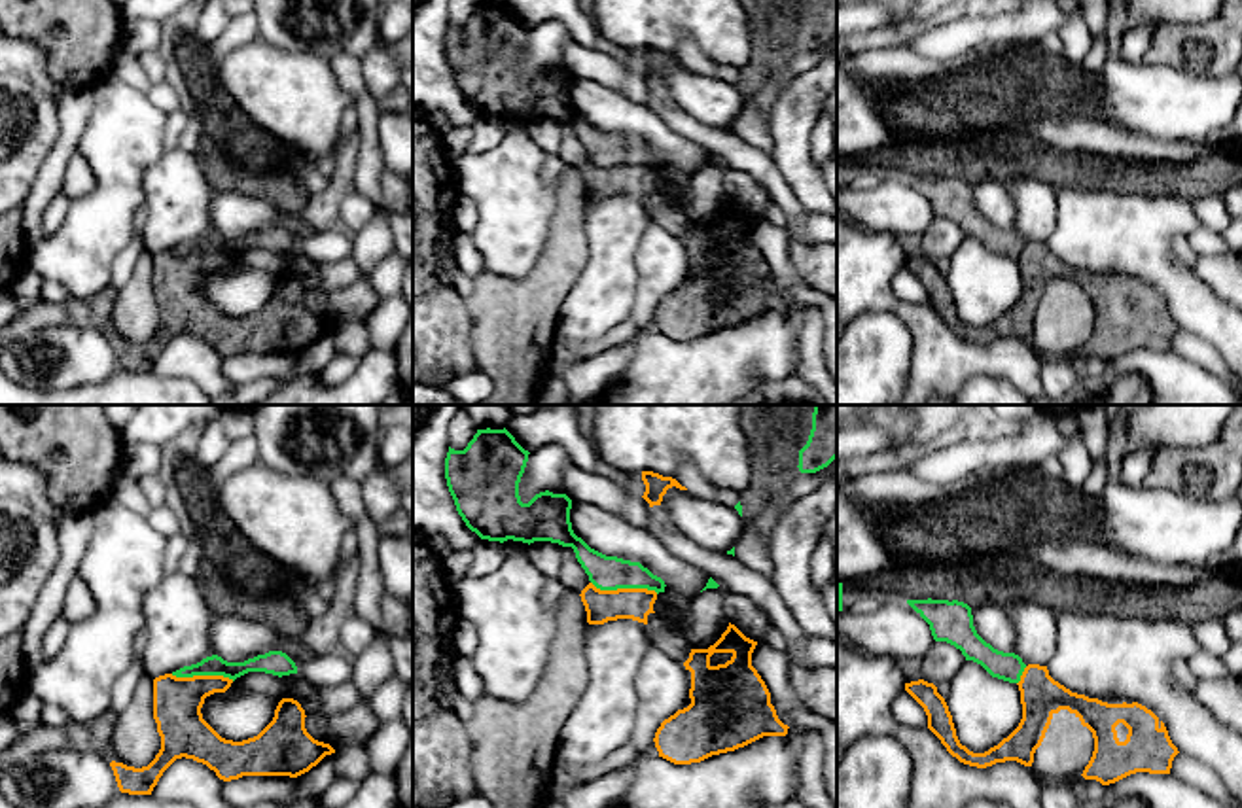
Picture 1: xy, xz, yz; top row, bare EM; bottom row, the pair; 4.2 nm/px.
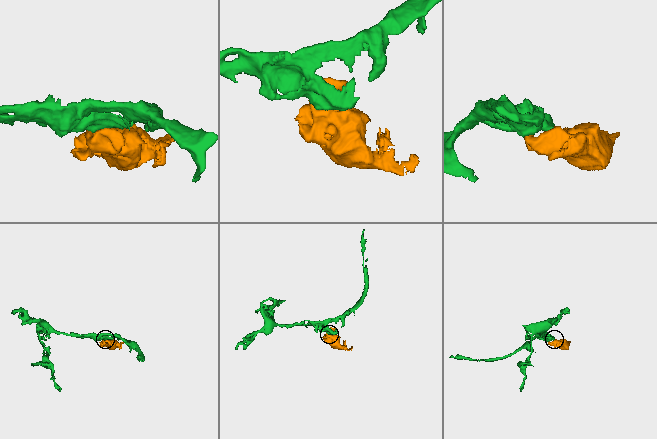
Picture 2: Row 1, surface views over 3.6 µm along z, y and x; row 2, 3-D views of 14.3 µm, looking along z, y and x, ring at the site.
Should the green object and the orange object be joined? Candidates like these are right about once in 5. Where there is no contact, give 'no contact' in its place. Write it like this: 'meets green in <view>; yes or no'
meets green in xz; no

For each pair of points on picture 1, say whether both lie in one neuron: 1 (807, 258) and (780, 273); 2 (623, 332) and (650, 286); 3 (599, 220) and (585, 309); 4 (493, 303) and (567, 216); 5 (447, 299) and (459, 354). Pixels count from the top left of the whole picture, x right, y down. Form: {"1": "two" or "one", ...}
{"1": "two", "2": "two", "3": "one", "4": "one", "5": "one"}

